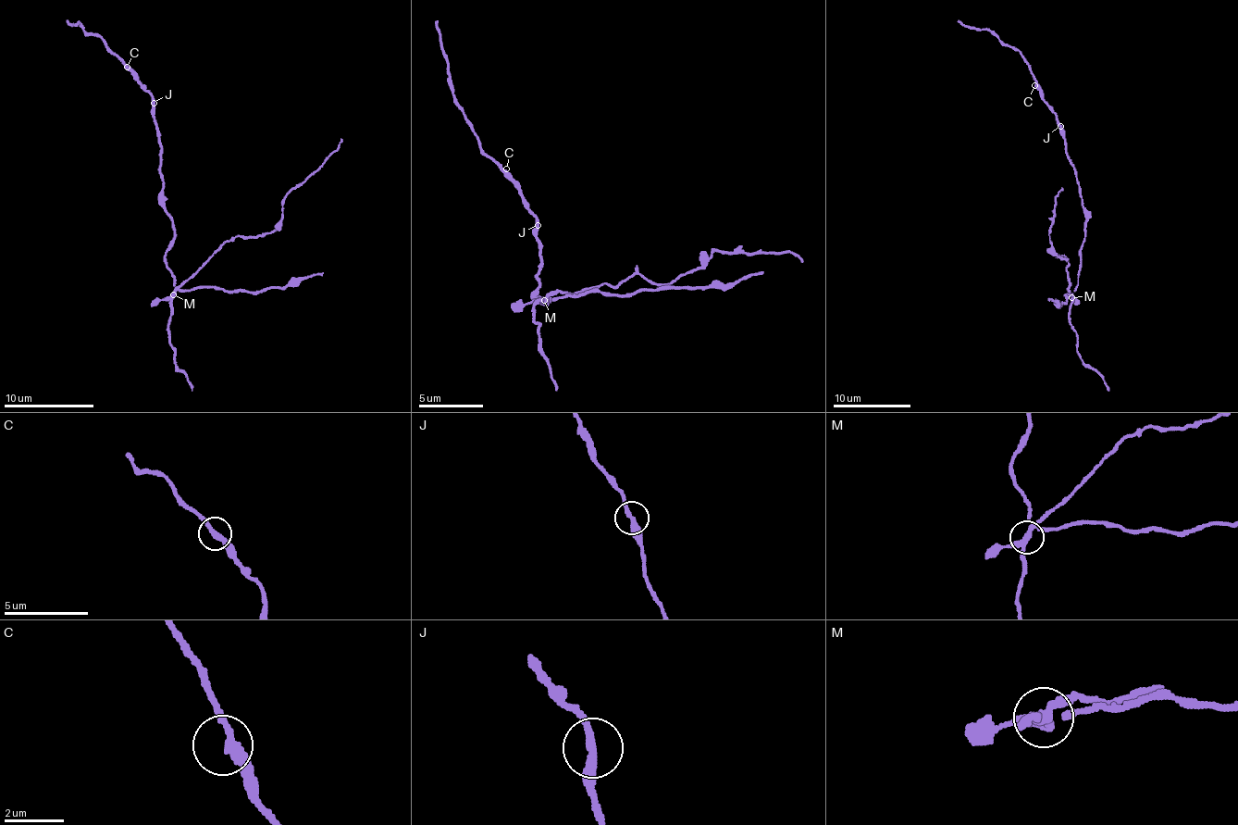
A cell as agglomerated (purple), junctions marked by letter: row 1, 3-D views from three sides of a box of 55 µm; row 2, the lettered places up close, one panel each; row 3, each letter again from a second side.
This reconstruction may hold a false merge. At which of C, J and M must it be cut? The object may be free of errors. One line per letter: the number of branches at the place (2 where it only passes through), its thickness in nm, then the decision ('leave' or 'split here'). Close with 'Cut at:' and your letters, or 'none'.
C: 2 branches meet; 300 nm thick; leave
J: 2 branches meet; 300 nm thick; leave
M: 5 branches meet; 240 nm thick; split here
Cut at: M

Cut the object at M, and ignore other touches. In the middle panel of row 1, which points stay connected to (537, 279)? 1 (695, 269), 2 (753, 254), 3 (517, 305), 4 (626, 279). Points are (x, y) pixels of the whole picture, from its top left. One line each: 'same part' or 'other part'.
1: other part
2: other part
3: other part
4: other part

